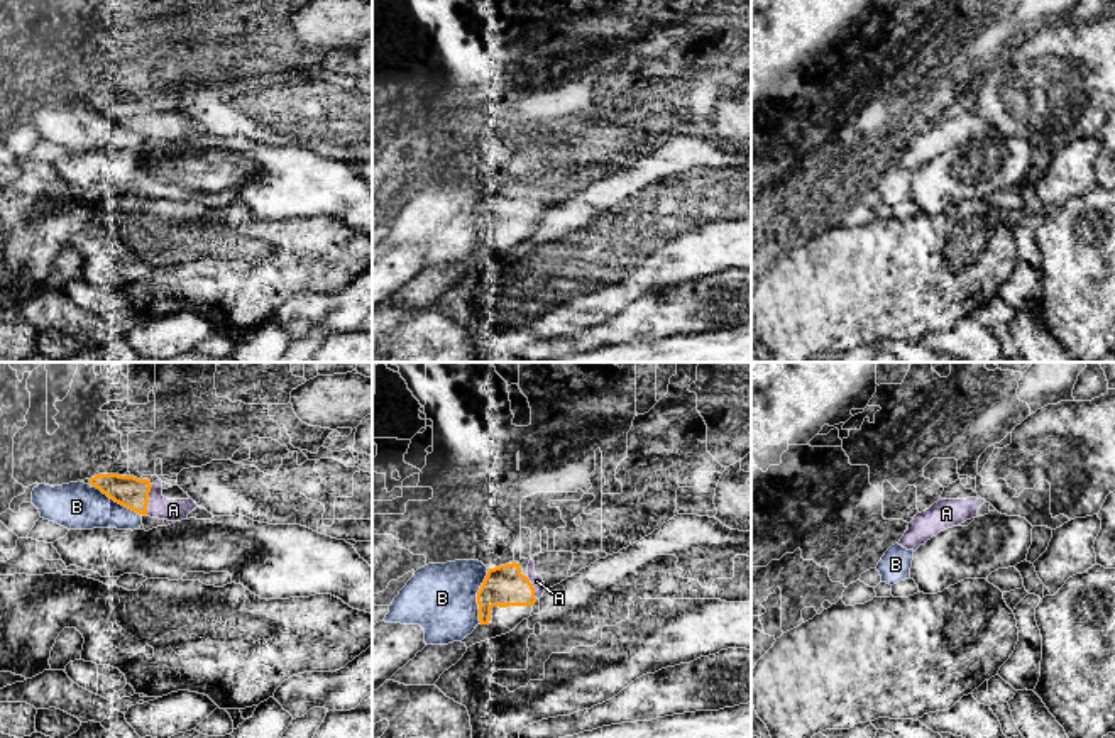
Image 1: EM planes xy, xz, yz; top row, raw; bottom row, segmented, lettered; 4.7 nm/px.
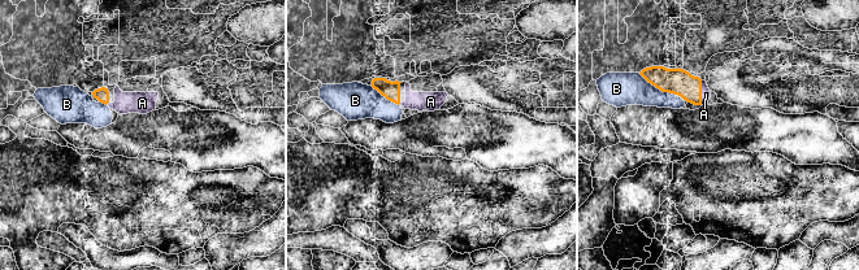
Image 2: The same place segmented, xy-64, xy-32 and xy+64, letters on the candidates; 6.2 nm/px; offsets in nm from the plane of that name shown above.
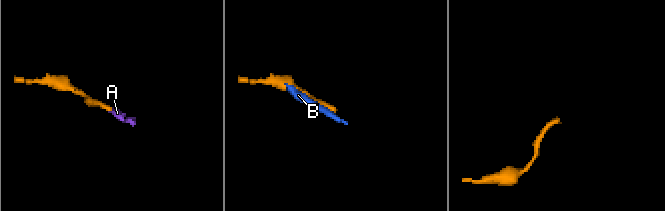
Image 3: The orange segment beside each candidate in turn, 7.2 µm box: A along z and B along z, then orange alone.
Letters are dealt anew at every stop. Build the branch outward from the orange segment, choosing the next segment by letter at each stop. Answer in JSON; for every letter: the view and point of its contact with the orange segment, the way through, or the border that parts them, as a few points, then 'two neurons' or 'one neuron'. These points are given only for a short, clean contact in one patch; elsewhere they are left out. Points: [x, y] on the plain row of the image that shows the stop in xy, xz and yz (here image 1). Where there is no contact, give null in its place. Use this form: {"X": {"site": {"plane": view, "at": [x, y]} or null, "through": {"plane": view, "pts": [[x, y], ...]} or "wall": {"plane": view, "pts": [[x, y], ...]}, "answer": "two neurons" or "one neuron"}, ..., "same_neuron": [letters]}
{"A": {"site": {"plane": "xy", "at": [148, 121]}, "through": {"plane": "xy", "pts": [[129, 112], [148, 121], [173, 131]]}, "answer": "one neuron"}, "B": {"site": {"plane": "xz", "at": [477, 217]}, "answer": "two neurons"}, "same_neuron": ["A"]}

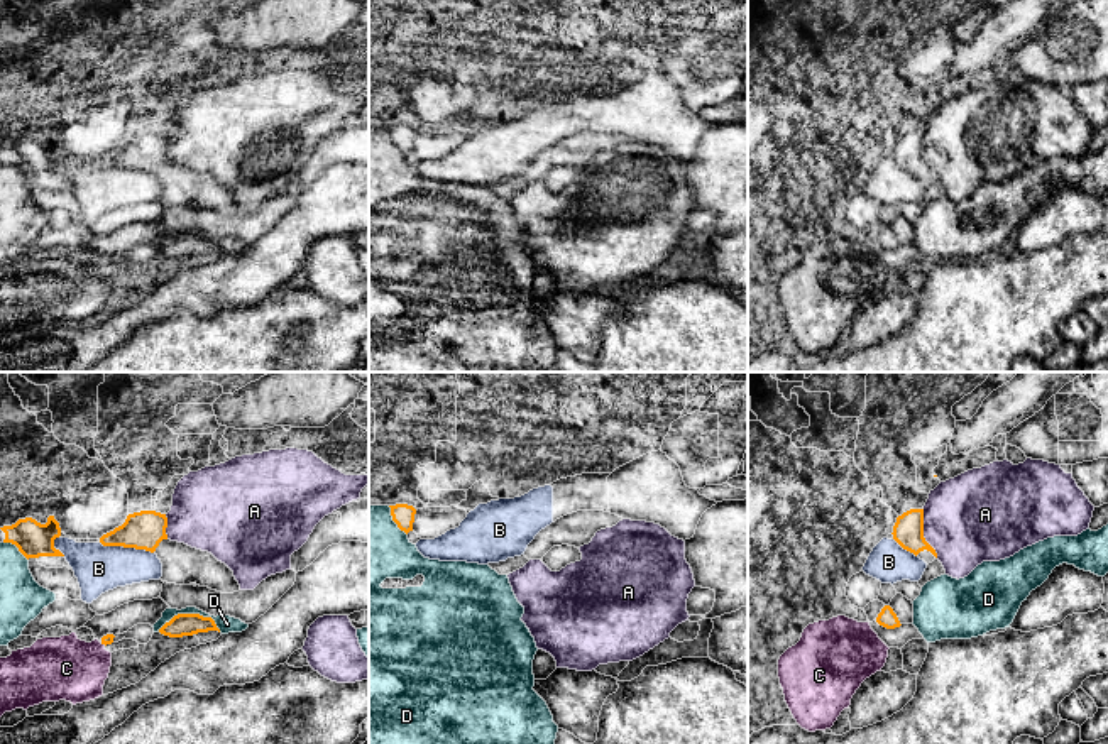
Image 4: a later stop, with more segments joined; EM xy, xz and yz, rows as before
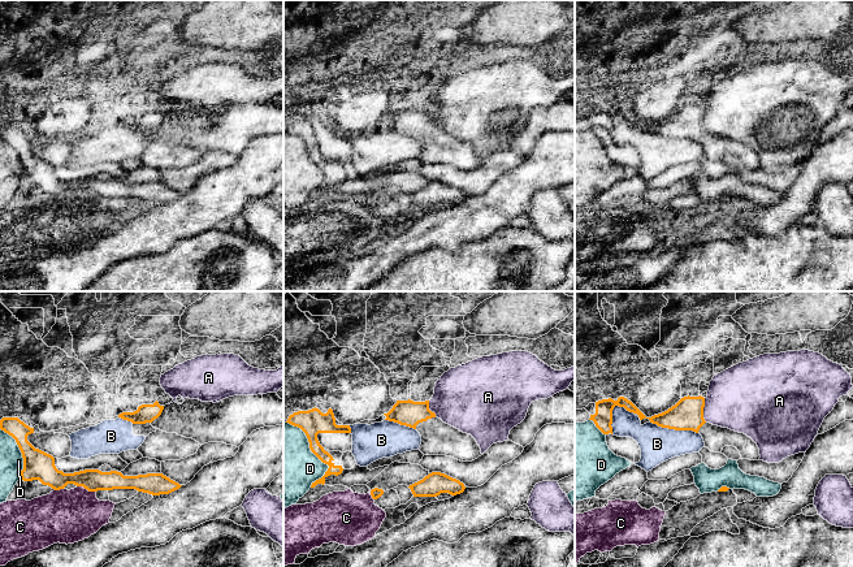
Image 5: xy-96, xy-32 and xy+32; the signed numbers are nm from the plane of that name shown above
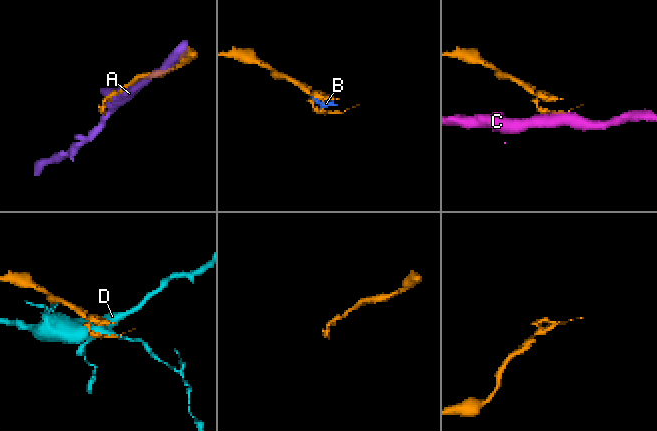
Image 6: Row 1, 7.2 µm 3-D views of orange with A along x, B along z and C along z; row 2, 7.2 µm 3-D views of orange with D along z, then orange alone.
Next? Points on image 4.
{"A": {"site": {"plane": "yz", "at": [922, 154]}, "answer": "two neurons"}, "B": {"site": {"plane": "xy", "at": [127, 168]}, "answer": "two neurons"}, "C": {"site": {"plane": "xy", "at": [104, 264]}, "wall": {"plane": "xy", "pts": [[100, 264], [105, 266]]}, "answer": "two neurons"}, "D": {"site": {"plane": "xy", "at": [190, 235]}, "answer": "two neurons"}, "same_neuron": []}

